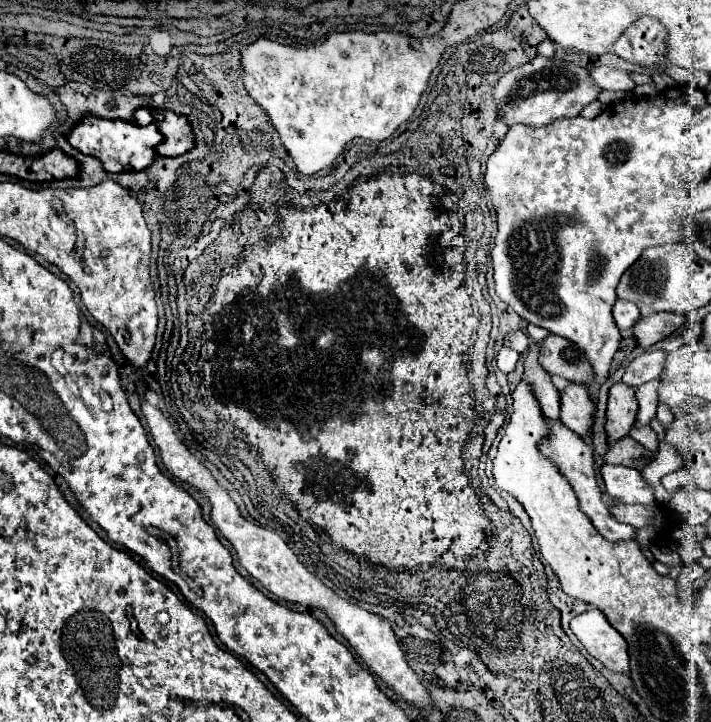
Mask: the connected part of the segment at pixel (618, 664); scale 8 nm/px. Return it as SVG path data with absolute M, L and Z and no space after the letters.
M588 608L584 614L570 622L570 628L584 644L584 648L608 670L628 674L628 644L618 634L618 630L610 626L600 610Z

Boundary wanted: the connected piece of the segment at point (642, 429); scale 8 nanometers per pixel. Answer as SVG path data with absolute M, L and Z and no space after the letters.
M634 426L630 430L630 436L634 440L638 440L646 450L650 450L650 452L658 450L658 438L656 438L656 434L654 434L654 430L650 426Z

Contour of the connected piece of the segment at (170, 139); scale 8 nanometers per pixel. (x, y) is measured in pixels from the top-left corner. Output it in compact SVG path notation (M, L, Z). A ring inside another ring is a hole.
M138 108L134 112L134 122L138 126L156 124L160 134L164 134L166 142L156 146L156 154L160 156L180 156L194 148L194 132L184 116L176 116L168 110L154 110L154 108Z

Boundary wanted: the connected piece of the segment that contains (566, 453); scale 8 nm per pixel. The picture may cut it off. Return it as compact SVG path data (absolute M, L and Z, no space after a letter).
M548 420L548 434L544 440L540 440L540 454L544 454L546 458L554 460L554 464L558 466L560 474L570 482L570 486L574 488L576 492L576 498L580 502L580 510L590 518L590 522L594 524L594 528L610 542L622 542L622 540L636 540L636 530L628 524L620 524L616 522L606 504L602 502L602 492L598 488L598 482L596 482L596 472L594 472L594 456L592 456L592 448L572 430L564 428L562 422L558 420Z

